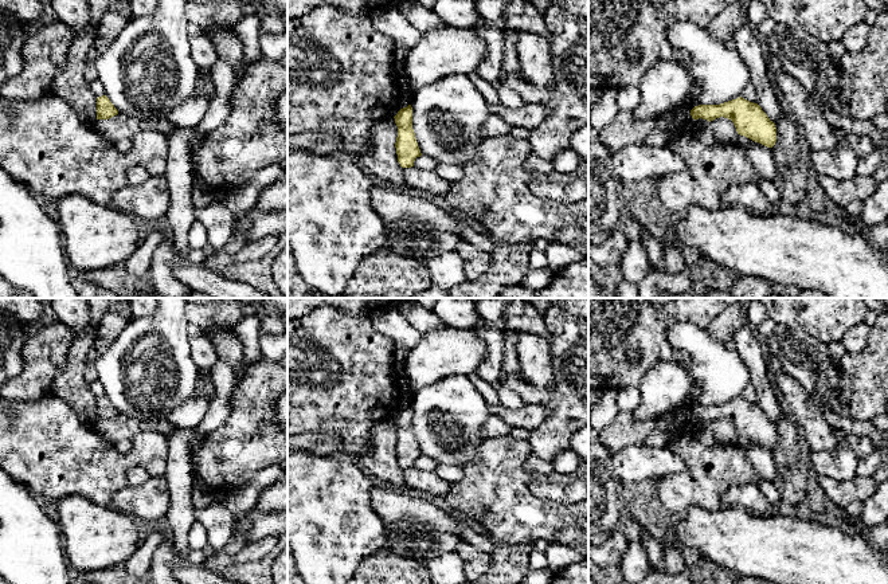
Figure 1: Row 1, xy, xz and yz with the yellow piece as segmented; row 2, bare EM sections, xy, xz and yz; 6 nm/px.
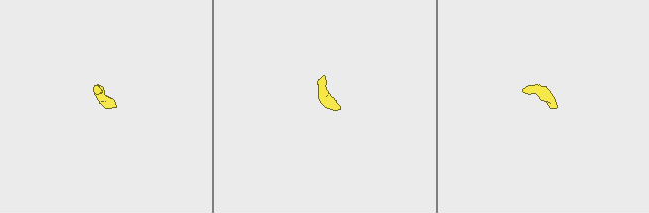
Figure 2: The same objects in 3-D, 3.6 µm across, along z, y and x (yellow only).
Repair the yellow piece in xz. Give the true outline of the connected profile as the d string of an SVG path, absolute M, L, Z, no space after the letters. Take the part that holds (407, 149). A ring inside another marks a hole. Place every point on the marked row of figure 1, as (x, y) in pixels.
M411 105L400 109L394 118L398 126L398 137L395 142L398 162L402 168L411 168L414 166L415 158L422 156L412 129Z

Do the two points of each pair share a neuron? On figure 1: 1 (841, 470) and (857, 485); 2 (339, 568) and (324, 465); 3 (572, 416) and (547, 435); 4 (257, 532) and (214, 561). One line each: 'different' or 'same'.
1: different
2: same
3: same
4: different

